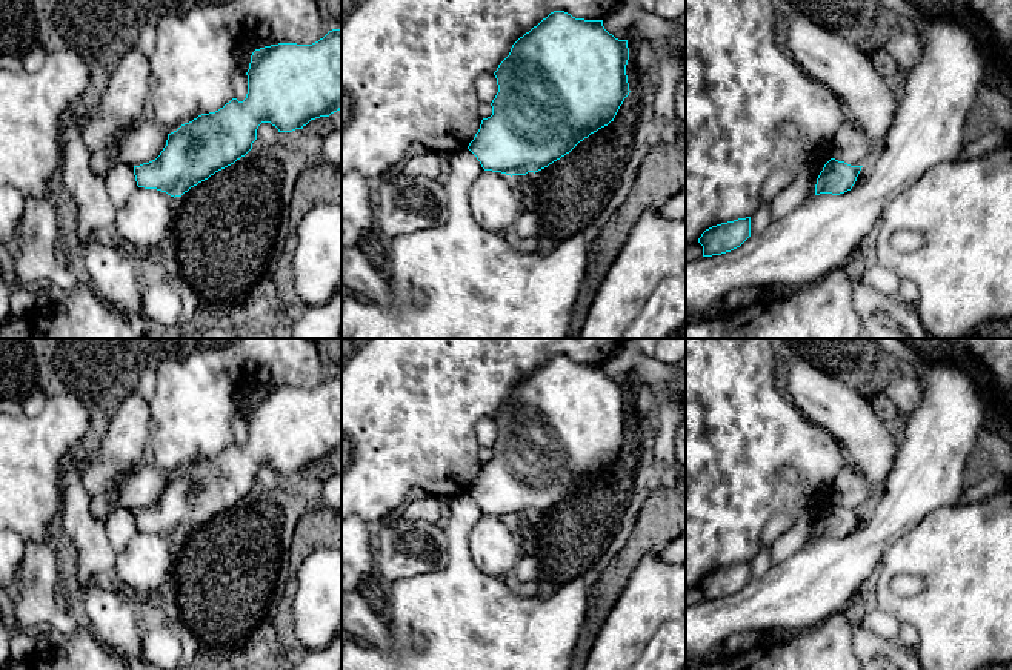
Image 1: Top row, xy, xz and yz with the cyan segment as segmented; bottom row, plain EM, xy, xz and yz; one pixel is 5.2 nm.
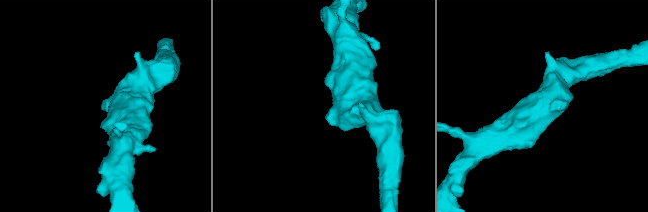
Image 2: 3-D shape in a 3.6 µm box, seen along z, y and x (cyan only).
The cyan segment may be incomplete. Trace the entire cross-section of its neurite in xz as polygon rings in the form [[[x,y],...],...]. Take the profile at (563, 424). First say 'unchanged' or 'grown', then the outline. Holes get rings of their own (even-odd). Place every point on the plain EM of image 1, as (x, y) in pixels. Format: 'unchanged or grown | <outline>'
unchanged | [[[554,355],[520,381],[494,416],[498,436],[492,459],[481,464],[468,493],[484,515],[506,519],[538,516],[569,498],[580,486],[614,466],[629,439],[628,384],[609,378],[603,364],[575,363]]]

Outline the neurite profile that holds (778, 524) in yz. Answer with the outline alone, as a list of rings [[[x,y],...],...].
[[[786,513],[774,515],[763,530],[763,546],[755,558],[751,561],[751,579],[763,576],[771,562],[771,546],[787,533],[795,526],[794,519]]]

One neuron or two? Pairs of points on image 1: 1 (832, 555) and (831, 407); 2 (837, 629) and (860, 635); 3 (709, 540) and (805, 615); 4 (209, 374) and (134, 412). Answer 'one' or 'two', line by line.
1: two
2: two
3: two
4: two

